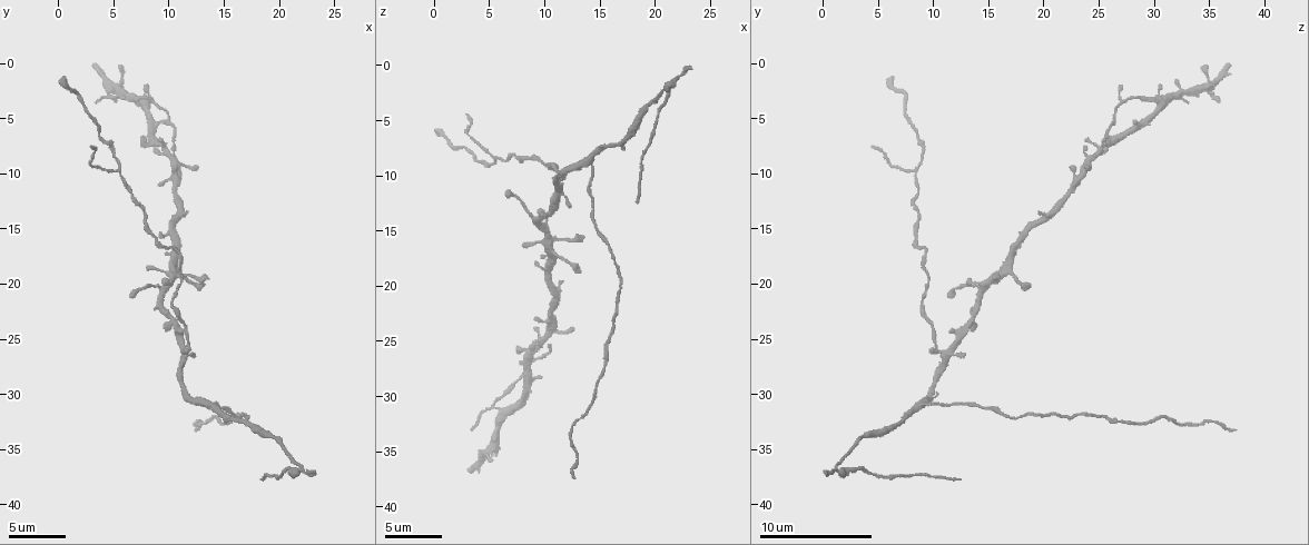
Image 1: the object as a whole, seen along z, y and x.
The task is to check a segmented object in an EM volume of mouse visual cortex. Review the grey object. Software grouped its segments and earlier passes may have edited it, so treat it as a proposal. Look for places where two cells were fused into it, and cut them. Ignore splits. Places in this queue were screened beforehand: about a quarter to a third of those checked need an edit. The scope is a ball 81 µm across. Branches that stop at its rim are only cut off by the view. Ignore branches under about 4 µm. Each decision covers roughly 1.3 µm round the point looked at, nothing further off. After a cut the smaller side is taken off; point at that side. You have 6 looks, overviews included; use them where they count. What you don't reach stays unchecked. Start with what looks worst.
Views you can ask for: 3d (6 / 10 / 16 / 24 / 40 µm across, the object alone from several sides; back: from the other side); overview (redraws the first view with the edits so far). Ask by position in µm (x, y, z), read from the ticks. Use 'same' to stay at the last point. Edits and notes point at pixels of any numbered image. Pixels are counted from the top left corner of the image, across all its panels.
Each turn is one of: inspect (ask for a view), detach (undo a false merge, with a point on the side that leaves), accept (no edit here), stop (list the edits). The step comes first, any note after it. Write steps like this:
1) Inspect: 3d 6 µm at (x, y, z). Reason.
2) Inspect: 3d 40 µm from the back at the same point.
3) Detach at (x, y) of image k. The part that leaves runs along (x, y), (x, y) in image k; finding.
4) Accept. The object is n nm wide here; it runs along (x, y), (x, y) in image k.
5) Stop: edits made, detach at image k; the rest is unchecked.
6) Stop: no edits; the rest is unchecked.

Inspect: 3d 10 µm at (21.4, 36.2, 1.6). Abrupt turn.

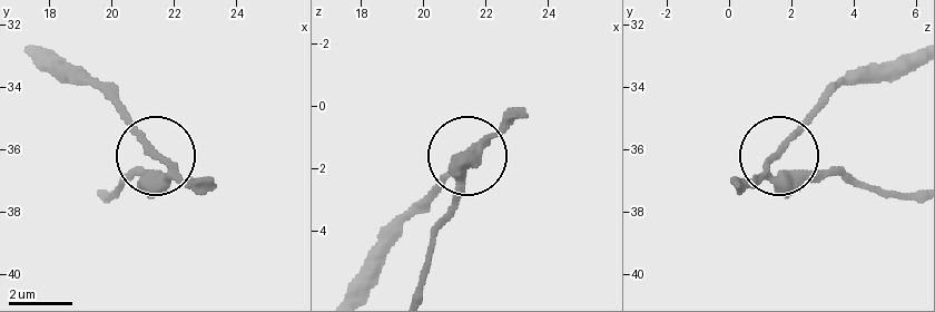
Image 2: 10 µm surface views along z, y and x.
Detach at (460, 187) of image 2. The part that leaves runs along (482, 144), (419, 293) in image 2; two cells meet here.

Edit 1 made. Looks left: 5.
Inspect: 3d 10 µm at (11.2, 26.8, 10.8). Thin arm on a thick one.

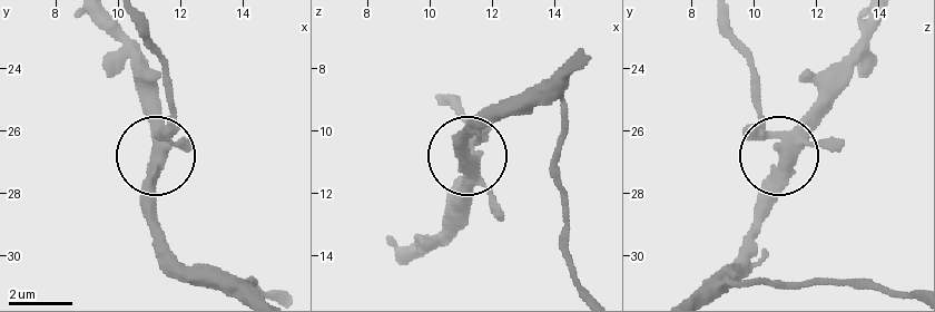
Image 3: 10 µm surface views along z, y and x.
Inspect: 3d 10 µm from the back at (11.4, 26.6, 10.8).

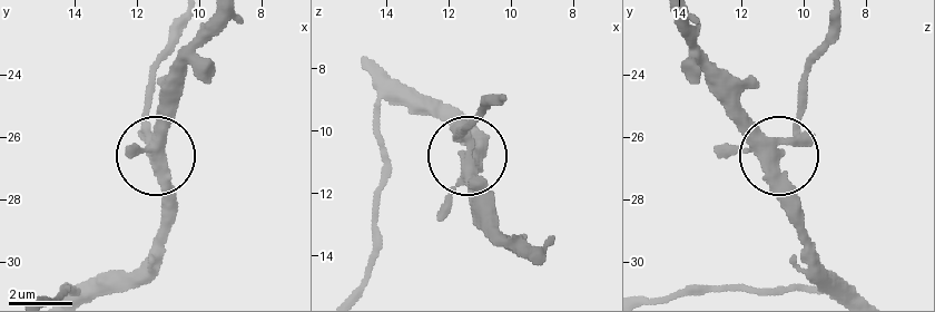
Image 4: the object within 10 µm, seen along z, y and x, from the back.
Detach at (149, 86) of image 4. The object is 350 nm wide here; the part that leaves runs along (148, 129), (148, 85), (179, 20) in image 4; two cells meet here.

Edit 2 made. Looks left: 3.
Inspect: 3d 10 µm at (14.0, 31.0, 8.8). Side arm on a straight run.

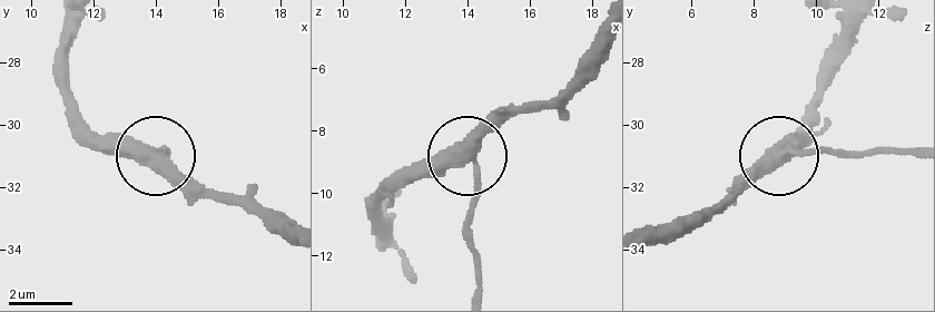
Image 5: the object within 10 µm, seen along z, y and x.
Detach at (472, 218) of image 5. The object is 390 nm wide here; the part that leaves runs along (473, 175), (473, 292) in image 5; two cells meet here.

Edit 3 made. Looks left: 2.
Stop: edits made, detach at image 2, detach at image 4, detach at image 5; the rest is unchecked.

